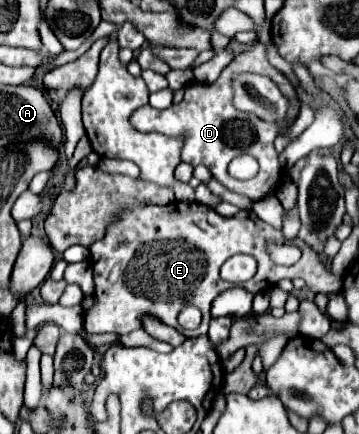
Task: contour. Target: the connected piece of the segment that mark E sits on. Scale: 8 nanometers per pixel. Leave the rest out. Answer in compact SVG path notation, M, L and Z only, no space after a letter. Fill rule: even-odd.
M170 202L166 206L140 206L140 208L134 208L132 212L124 214L116 224L112 224L108 228L108 234L98 240L96 244L90 246L90 262L92 262L92 270L94 270L94 306L84 312L84 328L92 334L106 334L106 332L114 332L114 334L126 334L126 332L132 332L132 330L138 330L140 328L140 322L138 318L142 314L152 314L156 318L160 318L164 324L176 328L178 332L182 332L184 336L200 336L200 334L206 334L208 332L208 322L210 322L210 304L212 300L228 290L232 284L230 282L224 282L220 278L220 266L230 258L234 256L236 252L242 252L242 254L250 254L256 258L258 262L258 270L256 274L252 276L250 282L244 282L242 288L246 288L248 292L252 294L258 294L258 292L264 292L272 286L276 286L282 278L302 278L306 282L306 286L312 290L312 292L340 292L342 288L342 276L334 276L322 258L316 258L316 254L312 254L312 250L308 250L308 246L304 246L304 242L300 242L300 238L294 238L290 240L292 244L300 246L302 250L302 258L292 264L292 266L278 266L270 260L268 252L266 252L266 240L268 236L272 238L272 242L286 242L284 234L280 228L274 228L270 224L266 224L264 220L258 218L258 214L254 210L240 210L238 214L226 218L226 216L220 216L218 212L214 212L210 206L206 204L200 204L200 202ZM190 304L190 306L196 306L200 312L202 312L202 322L196 330L184 330L180 324L178 324L178 314L180 310Z

